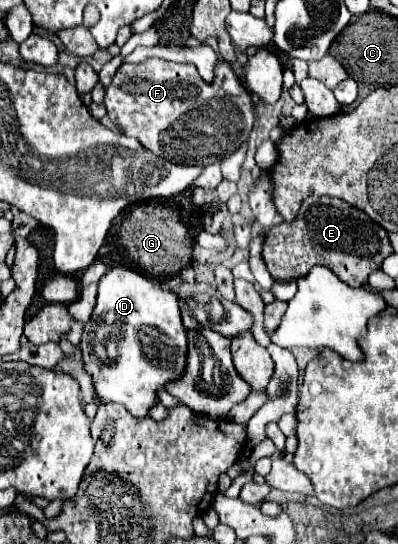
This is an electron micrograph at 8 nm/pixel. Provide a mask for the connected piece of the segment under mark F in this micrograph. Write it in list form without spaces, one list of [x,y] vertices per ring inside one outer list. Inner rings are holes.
[[[147,58],[141,64],[121,64],[105,92],[105,106],[111,122],[119,126],[125,136],[137,138],[159,158],[189,166],[209,166],[231,156],[243,142],[247,142],[255,124],[251,96],[223,60],[215,64],[213,82],[205,82],[193,64],[177,64],[161,58]]]

